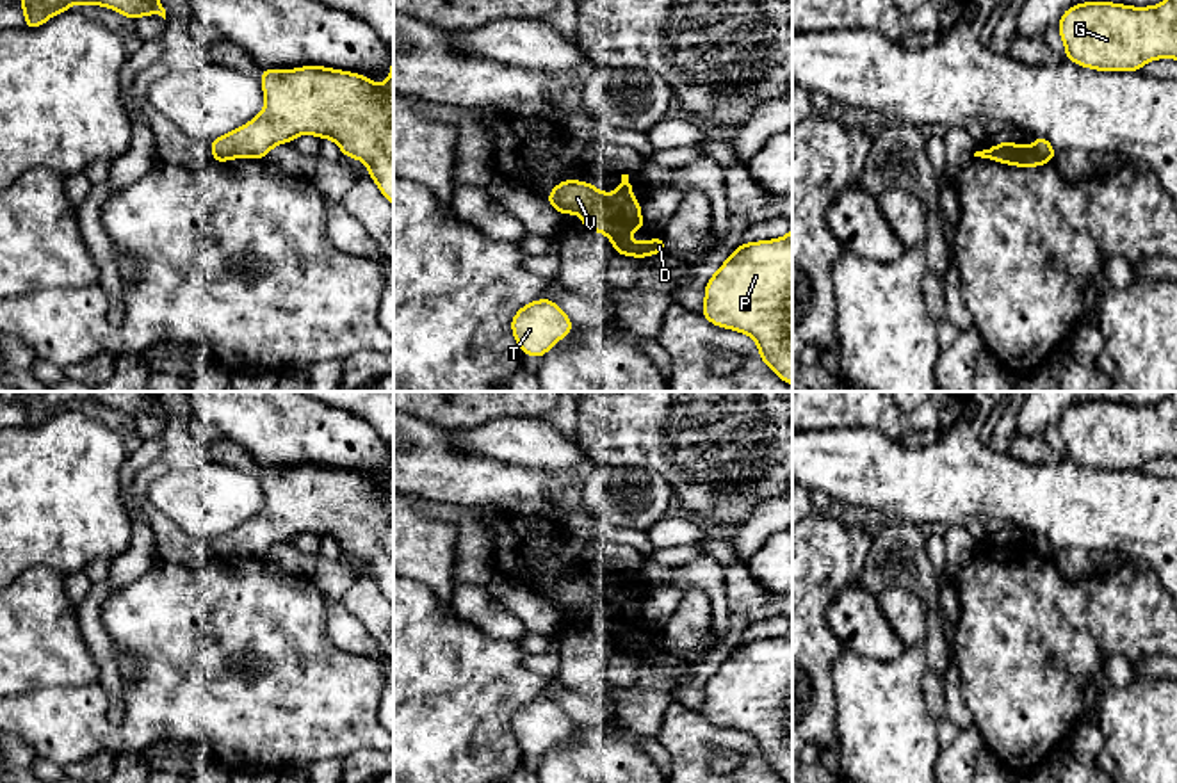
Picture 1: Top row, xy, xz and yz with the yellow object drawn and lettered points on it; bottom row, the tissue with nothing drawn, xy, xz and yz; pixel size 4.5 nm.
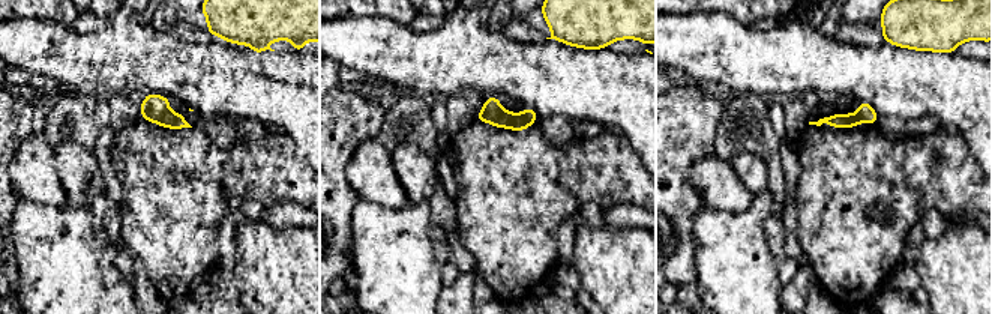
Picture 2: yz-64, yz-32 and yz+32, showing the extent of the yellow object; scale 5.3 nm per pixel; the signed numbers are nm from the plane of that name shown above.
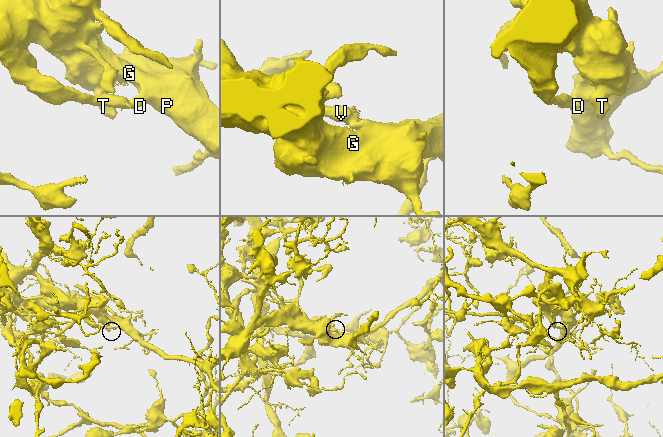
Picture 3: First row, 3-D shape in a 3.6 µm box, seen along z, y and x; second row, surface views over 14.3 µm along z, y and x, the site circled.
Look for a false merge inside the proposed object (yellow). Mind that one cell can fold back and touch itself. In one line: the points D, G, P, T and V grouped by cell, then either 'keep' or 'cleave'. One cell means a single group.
groups D G P T / V; cleave

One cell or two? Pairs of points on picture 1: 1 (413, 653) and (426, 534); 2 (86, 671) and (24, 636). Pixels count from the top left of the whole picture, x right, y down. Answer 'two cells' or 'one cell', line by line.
1: two cells
2: one cell

